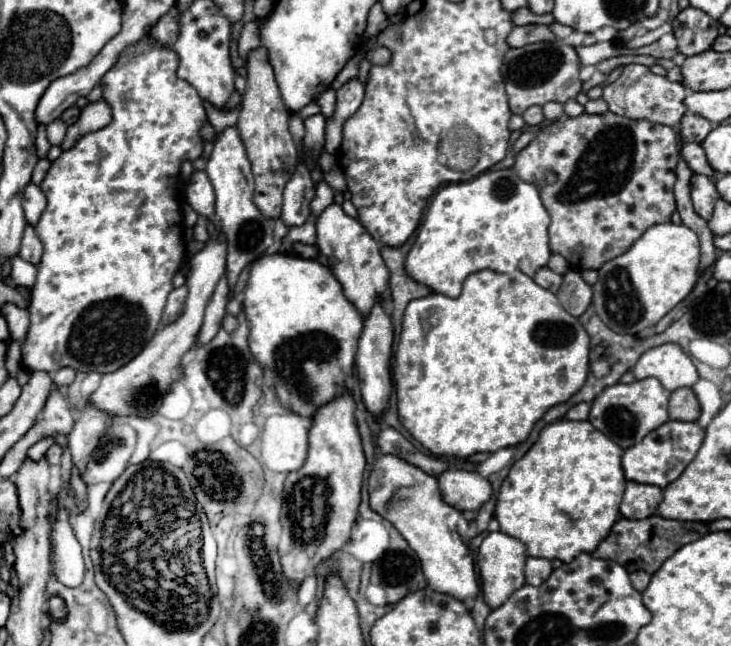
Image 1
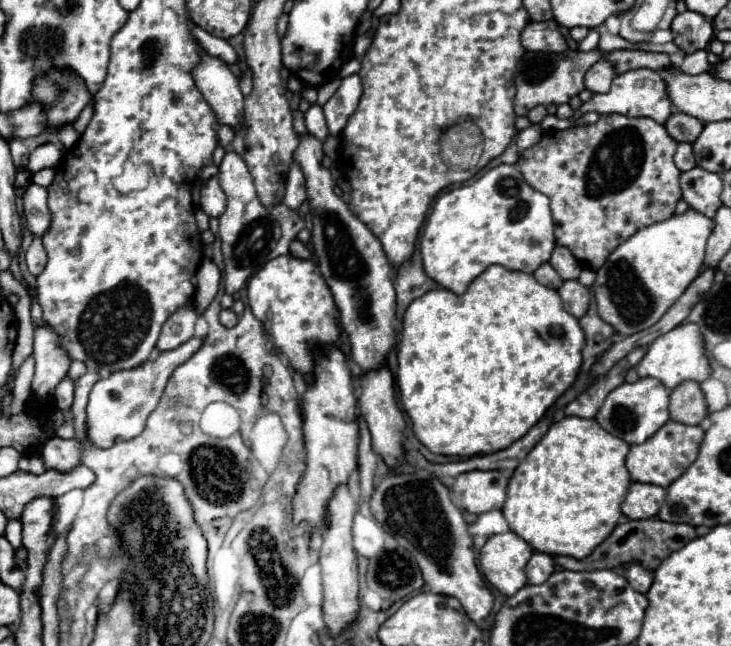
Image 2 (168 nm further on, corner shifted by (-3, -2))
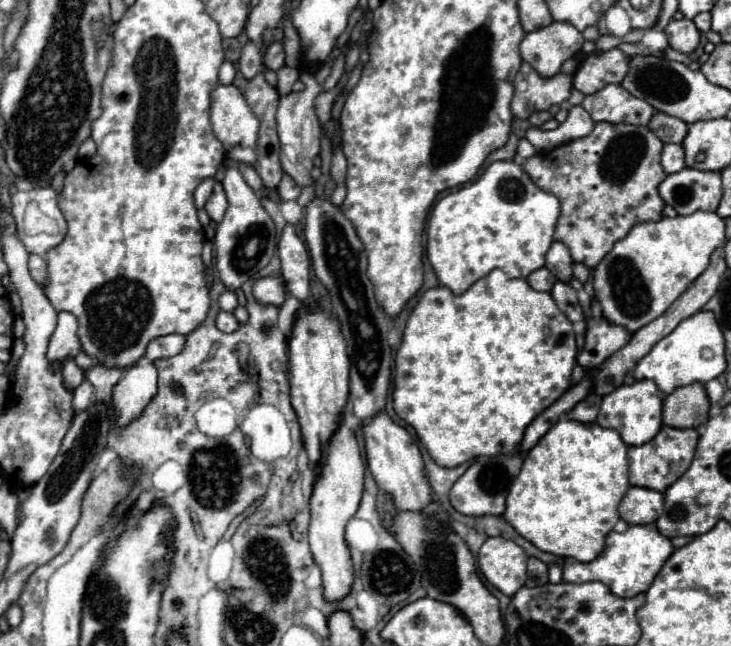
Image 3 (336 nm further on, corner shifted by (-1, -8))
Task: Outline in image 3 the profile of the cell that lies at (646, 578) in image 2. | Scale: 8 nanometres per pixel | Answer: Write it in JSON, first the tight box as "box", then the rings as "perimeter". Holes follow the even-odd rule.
{"box":[563,526,673,598],"perimeter":[[[629,526],[625,532],[611,532],[605,542],[605,550],[593,562],[579,562],[575,558],[563,560],[563,582],[589,582],[599,580],[603,582],[615,596],[619,598],[633,598],[639,592],[645,592],[655,574],[659,574],[663,562],[671,556],[673,544],[653,528],[647,526]]]}

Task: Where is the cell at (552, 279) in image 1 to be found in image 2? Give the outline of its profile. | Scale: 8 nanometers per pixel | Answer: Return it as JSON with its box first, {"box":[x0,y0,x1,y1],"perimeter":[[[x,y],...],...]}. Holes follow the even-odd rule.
{"box":[533,264,563,290],"perimeter":[[[551,264],[539,266],[539,268],[533,272],[533,276],[537,278],[539,284],[543,284],[543,286],[547,286],[547,288],[553,288],[553,290],[557,290],[557,288],[563,284],[563,280],[557,276],[557,272],[551,268]]]}

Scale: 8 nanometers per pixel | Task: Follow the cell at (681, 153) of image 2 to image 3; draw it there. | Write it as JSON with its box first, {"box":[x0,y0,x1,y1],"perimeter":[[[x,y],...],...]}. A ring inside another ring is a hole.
{"box":[661,144,685,174],"perimeter":[[[665,144],[661,152],[661,166],[667,174],[685,168],[685,152],[681,144]]]}

